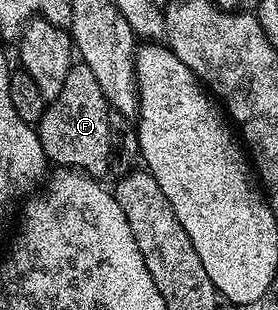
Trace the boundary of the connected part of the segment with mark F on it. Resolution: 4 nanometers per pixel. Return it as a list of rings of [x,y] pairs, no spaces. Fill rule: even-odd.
[[[81,61],[68,69],[68,78],[60,97],[49,100],[42,120],[36,125],[40,145],[51,164],[73,172],[82,171],[95,177],[105,176],[110,169],[110,104],[107,103],[100,84]]]

